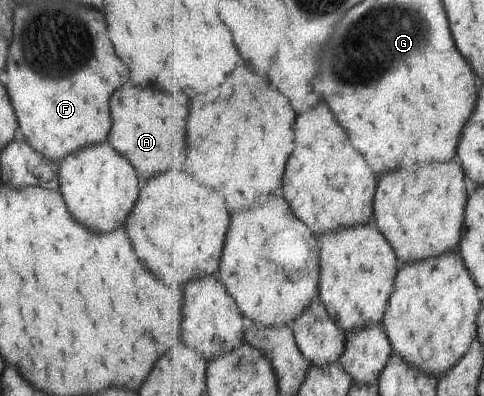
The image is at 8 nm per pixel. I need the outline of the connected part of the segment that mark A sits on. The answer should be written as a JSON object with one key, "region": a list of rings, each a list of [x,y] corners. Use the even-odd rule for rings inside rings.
{"region":[[[120,89],[118,97],[110,97],[112,127],[108,145],[124,155],[138,173],[140,185],[152,175],[166,169],[182,169],[186,163],[186,119],[190,99],[184,93],[160,93],[150,89]]]}

